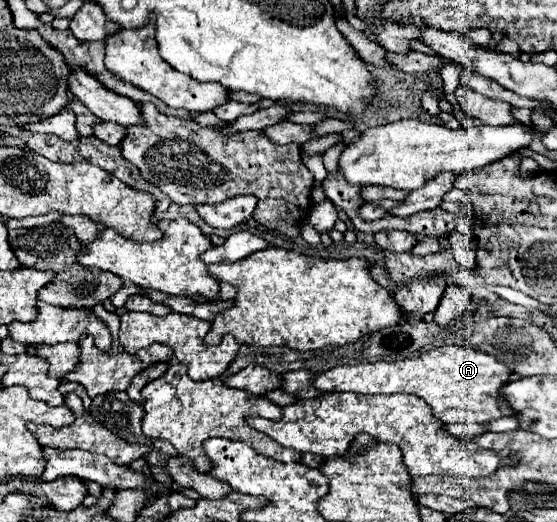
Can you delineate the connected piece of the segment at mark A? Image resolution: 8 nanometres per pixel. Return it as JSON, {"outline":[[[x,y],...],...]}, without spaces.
{"outline":[[[442,346],[420,356],[398,362],[374,362],[356,366],[338,366],[314,378],[320,392],[358,392],[358,394],[414,394],[424,398],[438,420],[454,422],[490,422],[502,416],[514,416],[516,410],[508,406],[500,390],[508,384],[512,370],[496,360],[492,354],[480,352],[472,346]]]}

